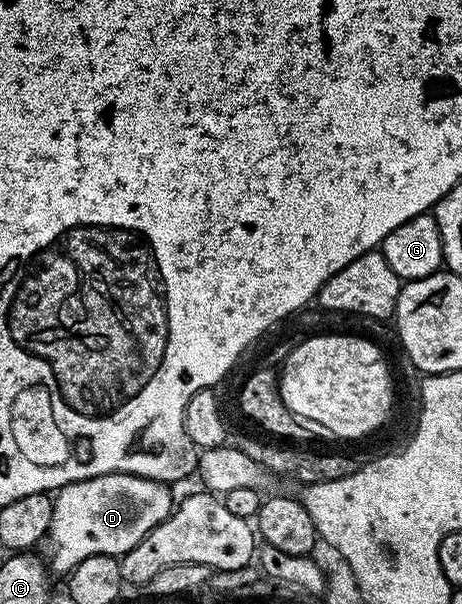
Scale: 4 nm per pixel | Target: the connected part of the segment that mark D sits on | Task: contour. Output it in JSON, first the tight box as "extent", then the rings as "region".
{"extent":[43,471,174,577],"region":[[[112,471],[110,475],[84,479],[60,488],[53,501],[51,529],[43,543],[43,548],[45,547],[43,555],[47,560],[48,570],[54,576],[57,574],[65,577],[77,568],[79,561],[87,561],[87,557],[92,555],[120,557],[135,549],[135,545],[139,545],[143,537],[147,537],[164,519],[174,514],[173,495],[169,491],[172,490],[164,483],[147,477],[129,475],[125,471]]]}

